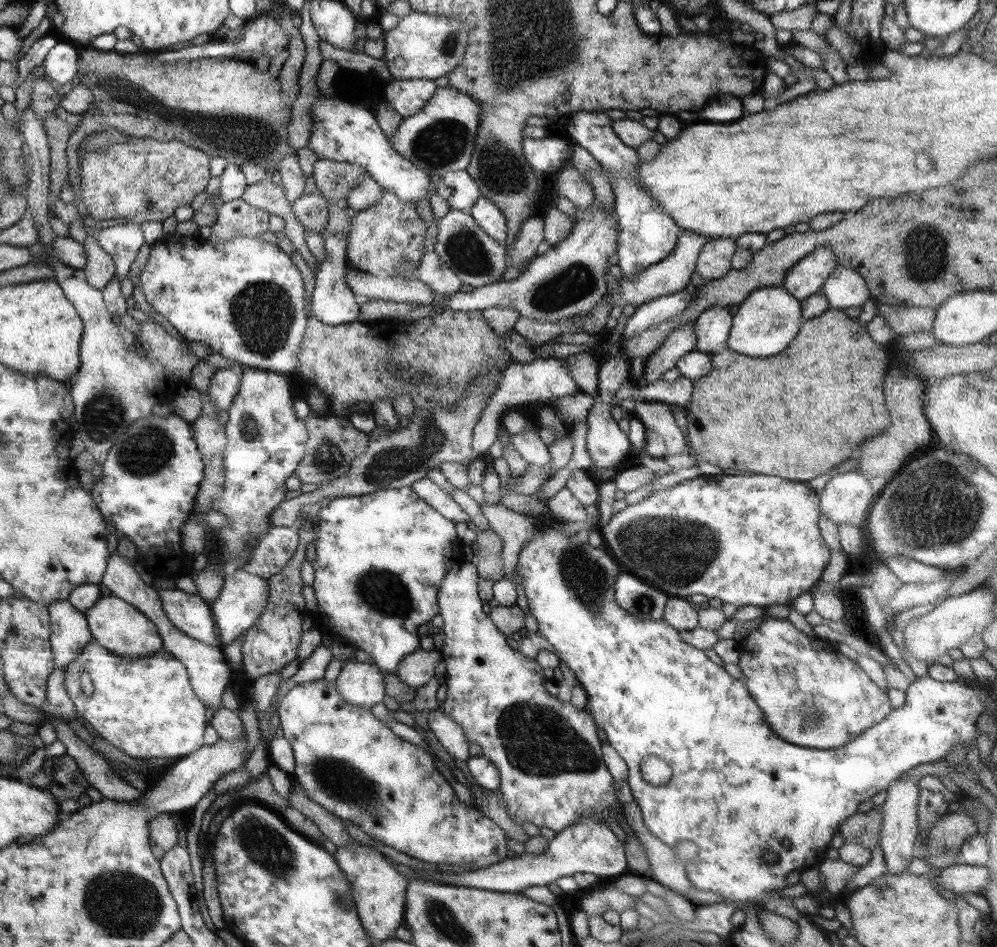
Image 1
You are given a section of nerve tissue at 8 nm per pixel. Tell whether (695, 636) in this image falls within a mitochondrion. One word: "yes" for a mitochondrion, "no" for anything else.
no

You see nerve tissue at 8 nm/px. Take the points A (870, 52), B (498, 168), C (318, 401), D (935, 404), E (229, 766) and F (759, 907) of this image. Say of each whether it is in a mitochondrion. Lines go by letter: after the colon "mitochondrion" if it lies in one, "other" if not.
A: other
B: mitochondrion
C: mitochondrion
D: other
E: other
F: other

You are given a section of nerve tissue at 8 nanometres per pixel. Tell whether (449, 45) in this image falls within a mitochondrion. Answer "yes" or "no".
yes

